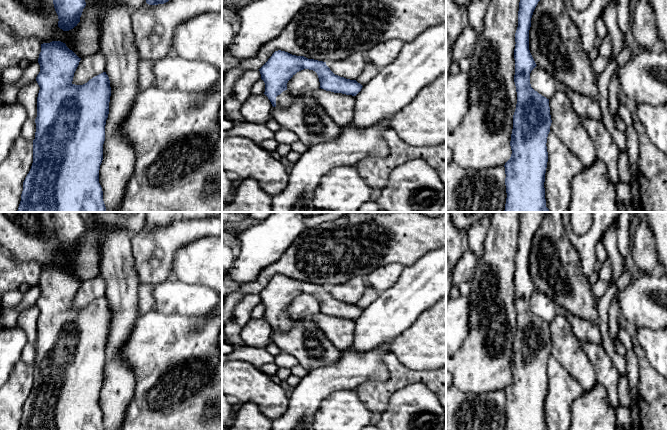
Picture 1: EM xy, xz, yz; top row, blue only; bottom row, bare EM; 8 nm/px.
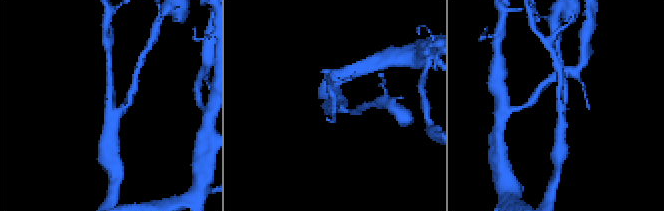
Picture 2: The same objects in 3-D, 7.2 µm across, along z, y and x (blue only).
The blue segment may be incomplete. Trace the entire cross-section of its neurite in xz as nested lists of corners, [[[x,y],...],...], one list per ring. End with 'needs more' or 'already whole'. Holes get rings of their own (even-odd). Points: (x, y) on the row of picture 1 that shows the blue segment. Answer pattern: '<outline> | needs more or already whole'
[[[278,50],[259,69],[265,83],[264,94],[273,107],[285,109],[290,106],[293,97],[287,91],[287,83],[297,72],[304,69],[315,71],[320,82],[319,88],[326,91],[356,96],[363,87],[356,80],[335,75],[326,62]]] | needs more

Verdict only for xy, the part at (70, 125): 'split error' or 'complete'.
complete

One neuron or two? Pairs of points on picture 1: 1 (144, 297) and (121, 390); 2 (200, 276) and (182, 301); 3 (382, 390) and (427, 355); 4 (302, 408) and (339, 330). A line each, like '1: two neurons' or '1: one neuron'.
1: two neurons
2: two neurons
3: two neurons
4: two neurons

